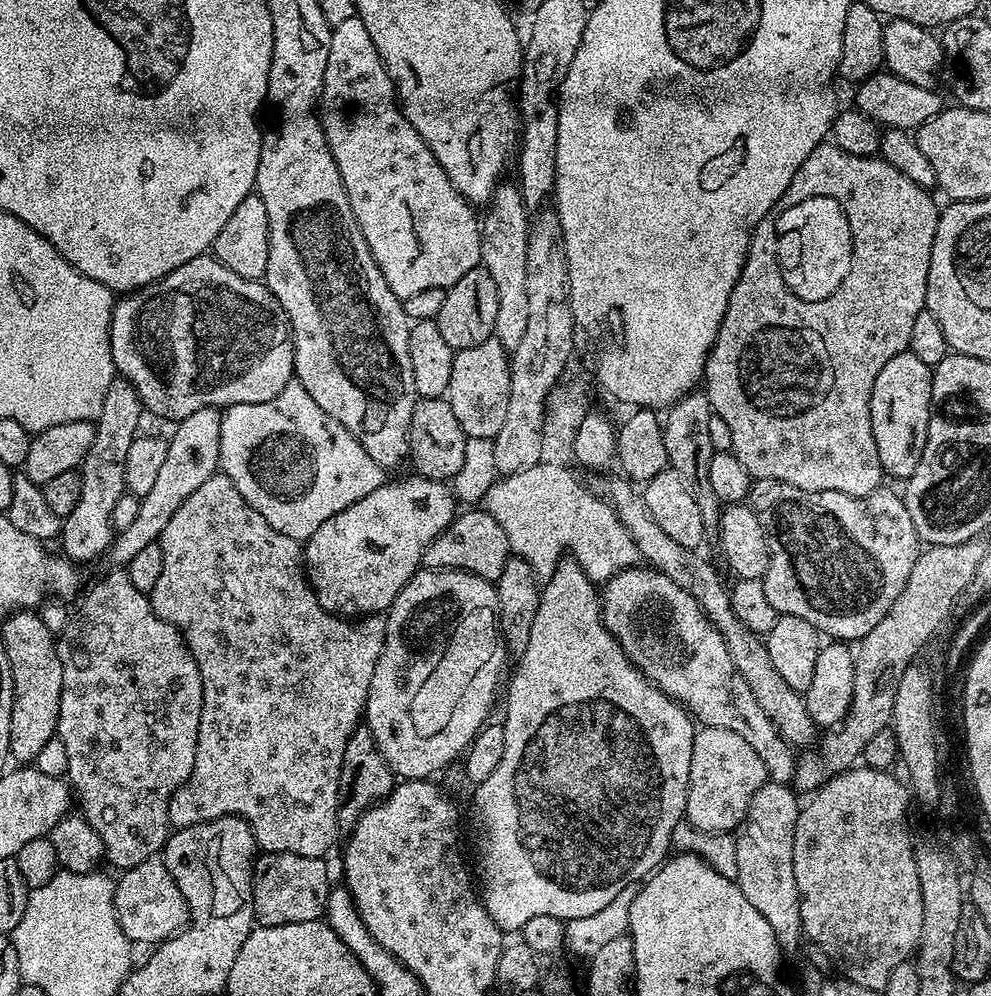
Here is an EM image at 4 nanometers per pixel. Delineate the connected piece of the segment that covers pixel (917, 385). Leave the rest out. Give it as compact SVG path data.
M906 351L882 366L870 394L870 426L874 430L874 446L878 446L878 462L887 475L907 480L914 474L926 446L928 423L934 415L932 407L932 368L922 358Z

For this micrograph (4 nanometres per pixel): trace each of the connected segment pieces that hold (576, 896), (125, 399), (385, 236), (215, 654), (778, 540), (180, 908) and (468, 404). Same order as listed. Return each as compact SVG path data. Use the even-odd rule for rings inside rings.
M573 558L562 559L553 576L543 581L540 590L540 601L538 602L538 614L534 614L534 627L530 629L530 646L526 646L526 654L522 654L518 657L515 664L516 673L513 674L512 681L510 681L511 676L507 681L507 684L509 683L508 705L505 706L504 717L502 717L504 733L506 734L506 751L502 754L502 762L498 762L494 774L490 774L490 778L486 778L486 782L475 785L473 792L476 793L472 796L472 820L476 823L476 848L481 852L480 876L478 872L478 880L482 885L484 909L492 915L496 925L505 933L519 933L526 926L526 922L530 922L530 918L538 918L538 914L553 916L561 922L567 922L574 918L590 918L590 914L598 914L598 910L602 910L602 906L610 906L610 902L614 902L614 898L618 898L618 894L622 894L622 890L626 890L628 884L643 881L645 877L655 872L656 869L664 863L672 848L674 826L685 819L684 807L686 806L686 794L690 786L690 754L694 746L694 721L692 717L688 715L684 707L669 698L662 690L655 688L652 683L634 667L631 660L628 659L628 655L620 648L619 642L608 633L604 625L604 619L600 616L600 592L598 591L597 585L583 572L582 566Z
M123 378L113 379L112 384L108 387L104 395L100 415L94 421L96 426L94 442L90 446L83 464L78 469L80 481L82 482L82 494L78 498L78 506L74 506L74 510L70 510L70 514L63 517L62 520L62 541L64 540L62 552L63 555L67 556L73 562L96 560L103 552L105 555L111 549L114 533L112 530L110 510L114 510L114 502L118 502L118 498L125 495L126 492L124 486L126 450L130 450L133 440L138 435L138 429L136 427L140 424L140 412L142 413L142 405L138 394L132 388L131 384Z
M357 15L333 27L330 58L326 58L324 84L318 97L318 115L330 154L350 198L350 210L354 210L354 218L370 246L370 254L374 254L378 270L382 270L382 278L386 278L386 286L394 290L399 300L403 302L410 298L410 294L419 294L421 290L447 290L462 278L462 274L481 267L481 217L453 186L450 178L446 178L446 170L442 170L430 146L422 142L418 130L410 126L400 111L396 87L392 85L378 50L374 50L374 41L370 39L366 26L362 26Z
M217 474L211 476L206 482L202 482L202 486L198 486L198 490L194 490L194 494L190 494L190 498L186 498L175 514L170 518L170 522L166 522L166 530L162 530L158 541L162 550L162 572L158 574L158 582L154 582L154 590L150 593L152 608L158 614L158 618L162 618L166 622L174 625L181 636L184 637L184 645L190 650L190 654L194 658L194 662L198 666L198 670L202 674L202 718L198 726L198 750L194 754L194 770L190 770L190 778L186 778L186 782L176 791L170 798L170 806L168 807L168 823L173 829L189 828L195 824L205 824L214 818L222 818L223 816L241 816L242 819L250 826L252 837L256 840L257 849L261 853L265 852L289 852L290 854L298 854L299 856L319 856L325 855L324 851L335 842L338 837L338 829L336 826L336 807L340 805L340 771L342 770L342 754L346 754L346 742L350 742L350 734L354 734L354 730L361 723L362 717L366 712L368 702L368 691L370 690L370 678L374 678L374 666L378 666L378 658L382 654L382 646L386 642L386 619L383 615L373 614L360 619L345 618L343 616L334 616L327 612L318 602L316 593L311 591L306 579L304 571L304 561L302 559L302 544L301 541L294 538L286 538L286 534L282 534L278 530L274 530L274 526L270 526L270 522L266 522L266 518L262 518L262 514L258 514L258 510L254 510L246 502L246 498L242 498L242 494L238 494L238 490L234 486L234 482L229 476Z
M753 480L750 489L750 506L756 511L758 522L762 522L762 530L768 539L768 565L764 575L764 586L766 599L773 606L774 610L782 616L793 616L794 618L806 618L810 626L814 626L820 634L831 638L836 642L859 642L890 610L892 603L902 594L906 586L906 578L910 578L910 569L914 567L914 562L920 557L922 551L922 541L916 533L914 522L906 510L903 499L883 486L875 492L865 496L851 496L842 494L838 490L818 490L817 492L807 492L798 486L790 486L786 482L777 480Z
M153 858L138 866L127 869L124 877L116 880L114 910L122 934L132 941L133 945L148 944L155 946L172 939L188 922L188 904L182 898L182 890L174 882L170 870L163 859Z
M493 338L478 342L478 346L461 348L454 355L454 370L450 370L450 386L446 397L458 418L465 437L492 440L506 422L506 406L510 402L510 352Z

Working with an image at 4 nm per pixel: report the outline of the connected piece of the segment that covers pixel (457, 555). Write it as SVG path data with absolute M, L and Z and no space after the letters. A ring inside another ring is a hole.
M464 510L452 521L452 525L424 551L423 567L433 568L457 568L459 572L469 572L475 576L484 576L495 582L502 574L502 566L506 566L510 549L506 534L495 518L487 510Z

